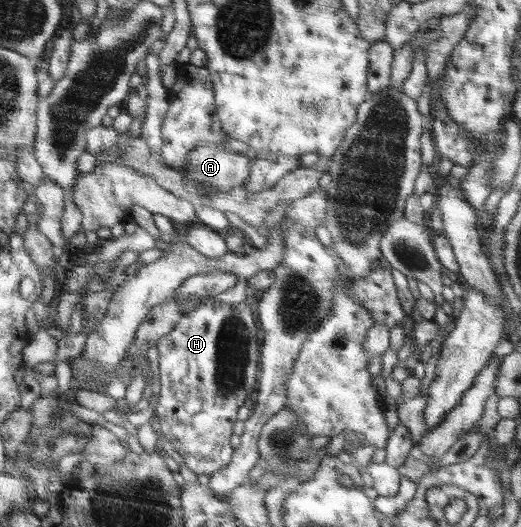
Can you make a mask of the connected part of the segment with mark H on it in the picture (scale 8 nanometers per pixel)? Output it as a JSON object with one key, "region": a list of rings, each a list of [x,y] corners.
{"region":[[[202,301],[194,310],[184,313],[178,325],[160,338],[156,346],[161,395],[154,409],[161,432],[194,473],[211,476],[230,463],[235,451],[230,445],[232,426],[237,421],[239,409],[257,388],[260,343],[252,309],[244,302]]]}

